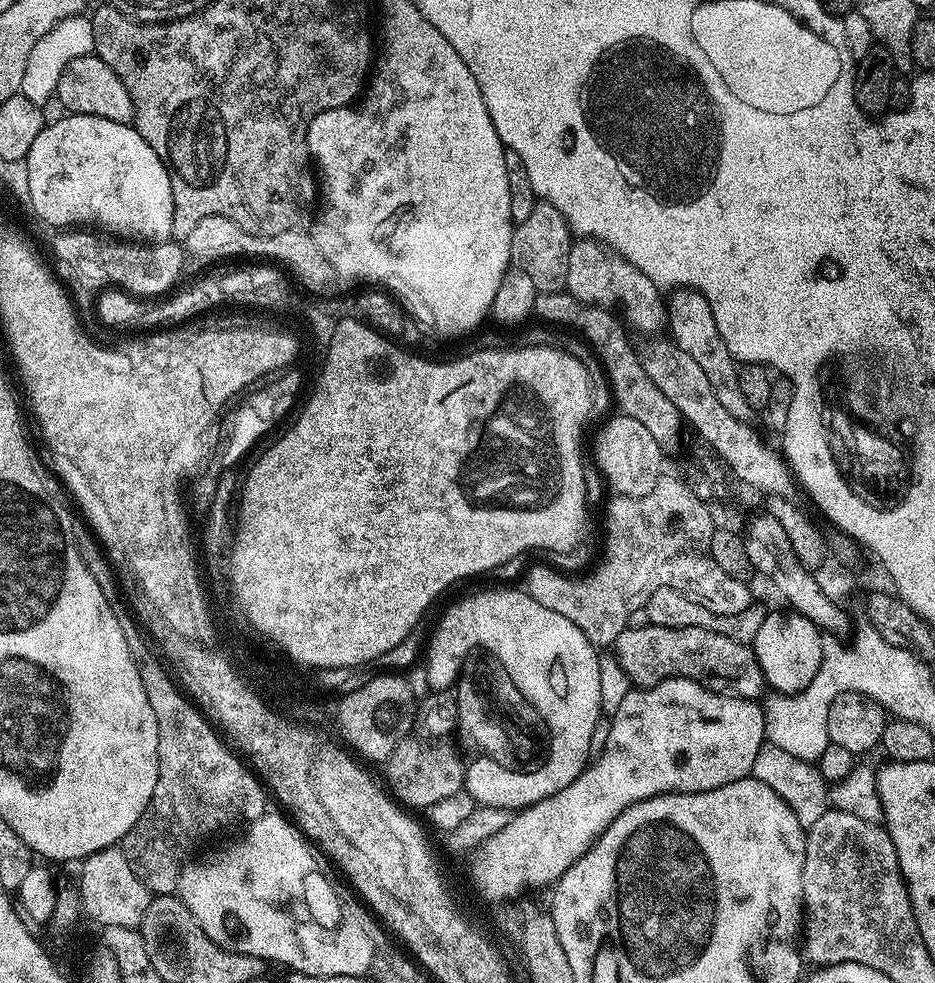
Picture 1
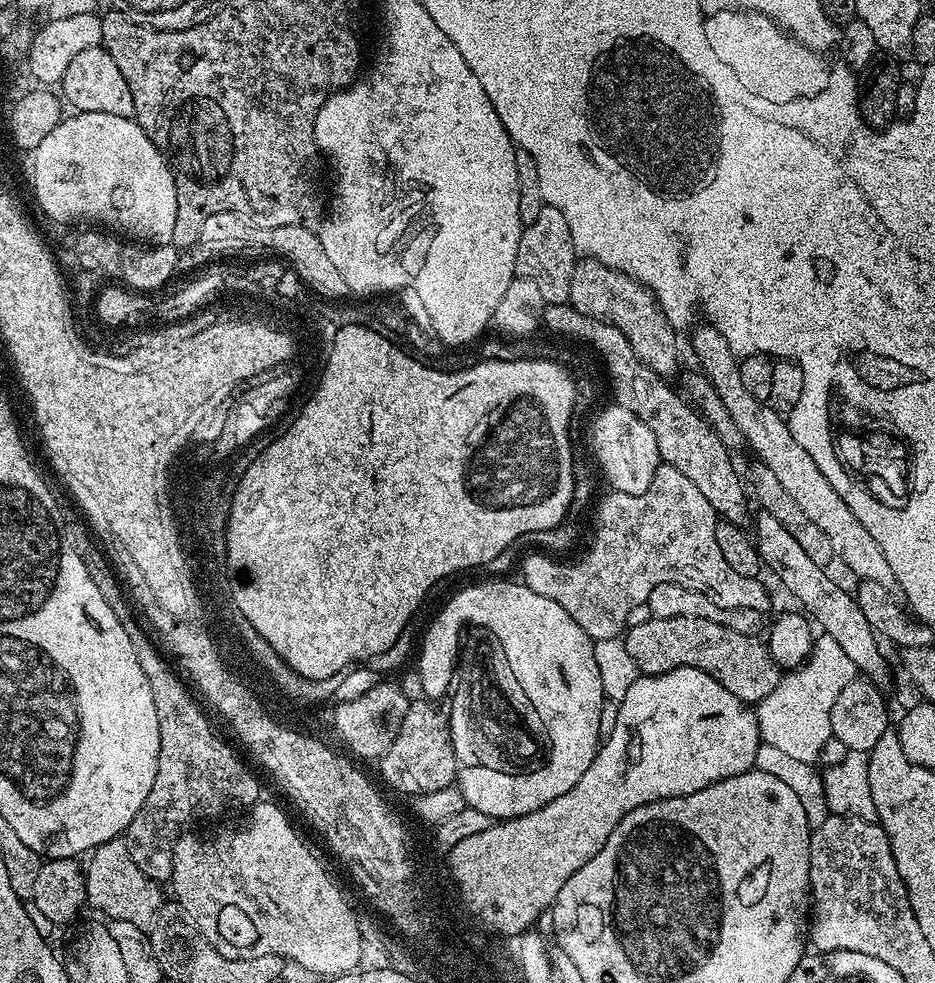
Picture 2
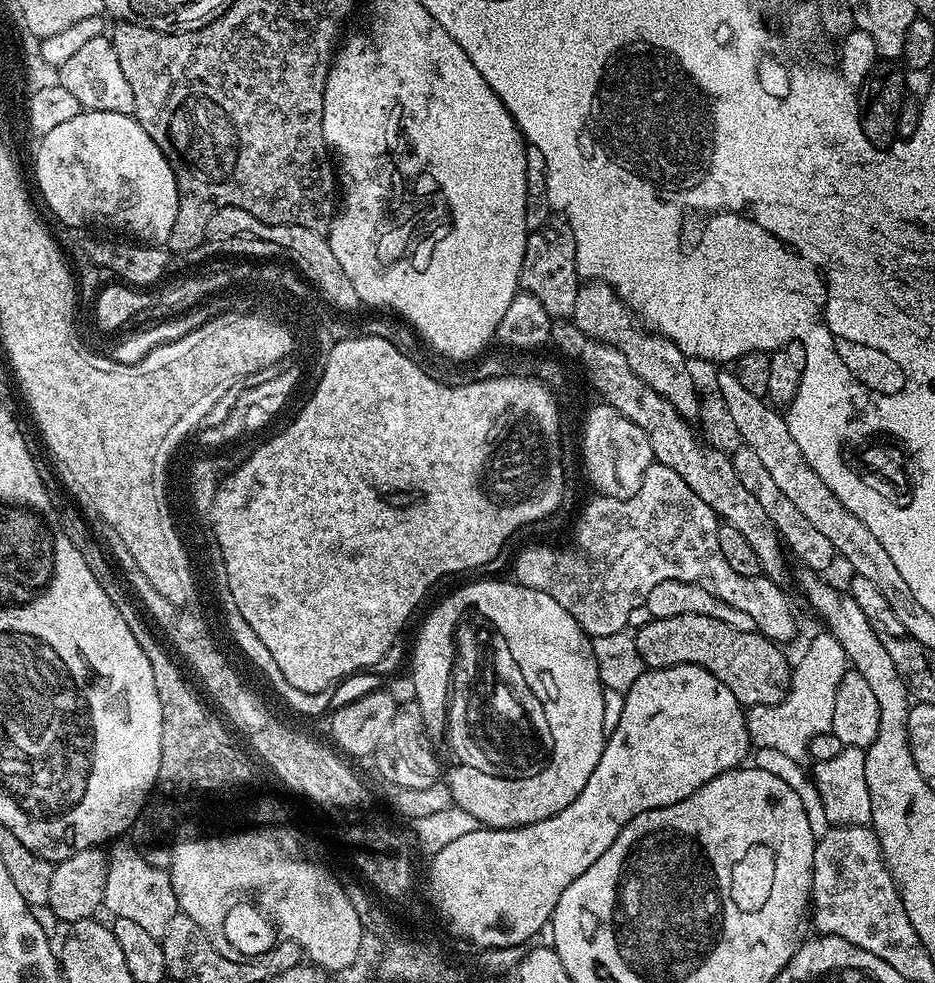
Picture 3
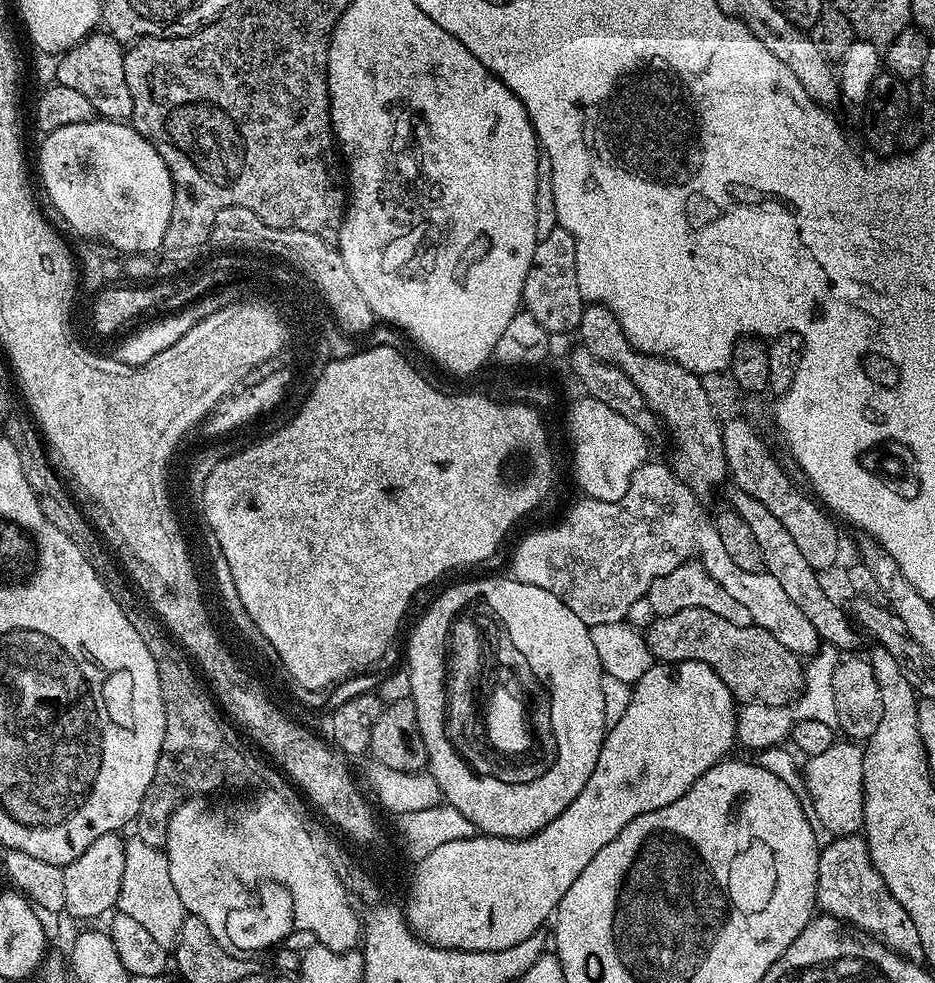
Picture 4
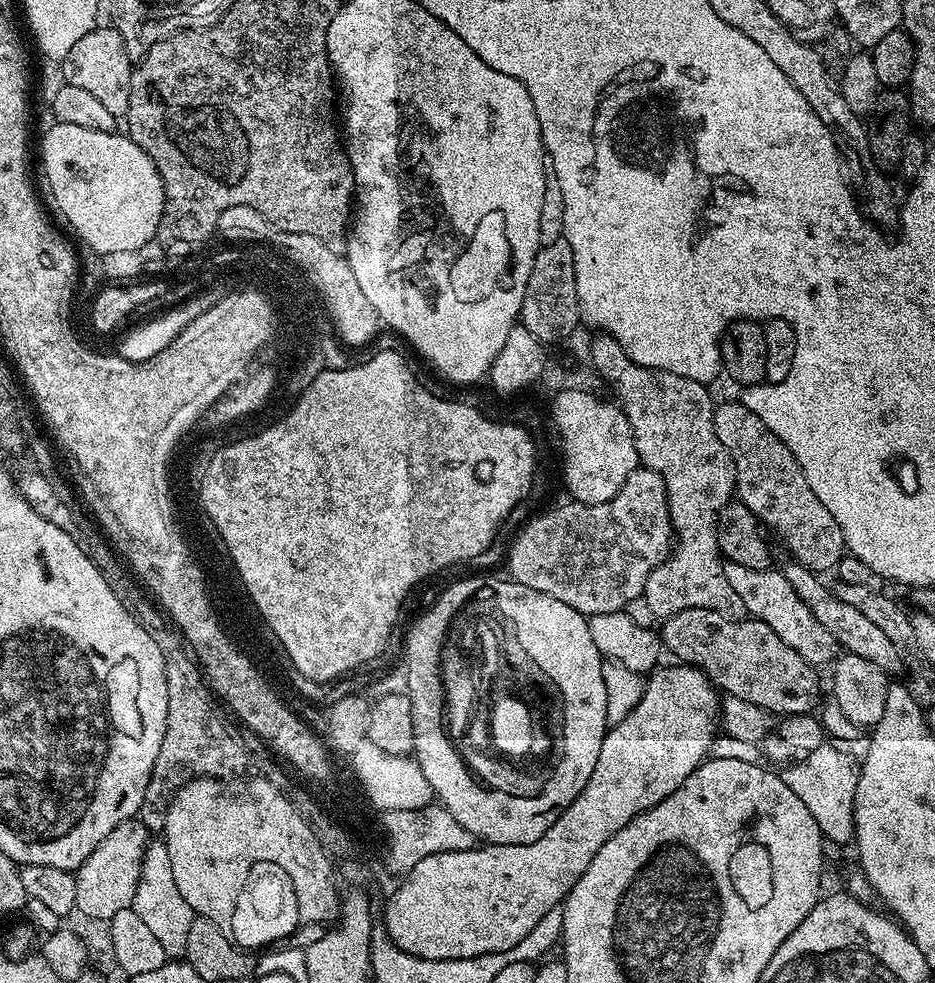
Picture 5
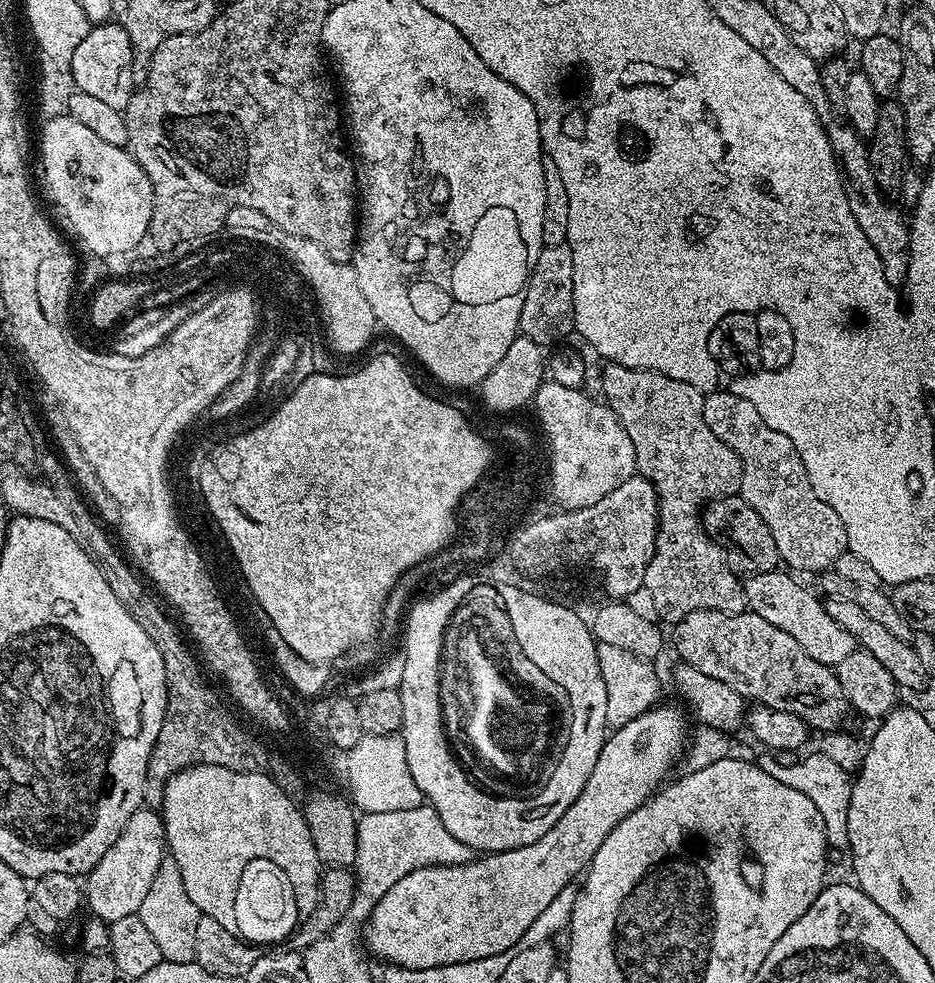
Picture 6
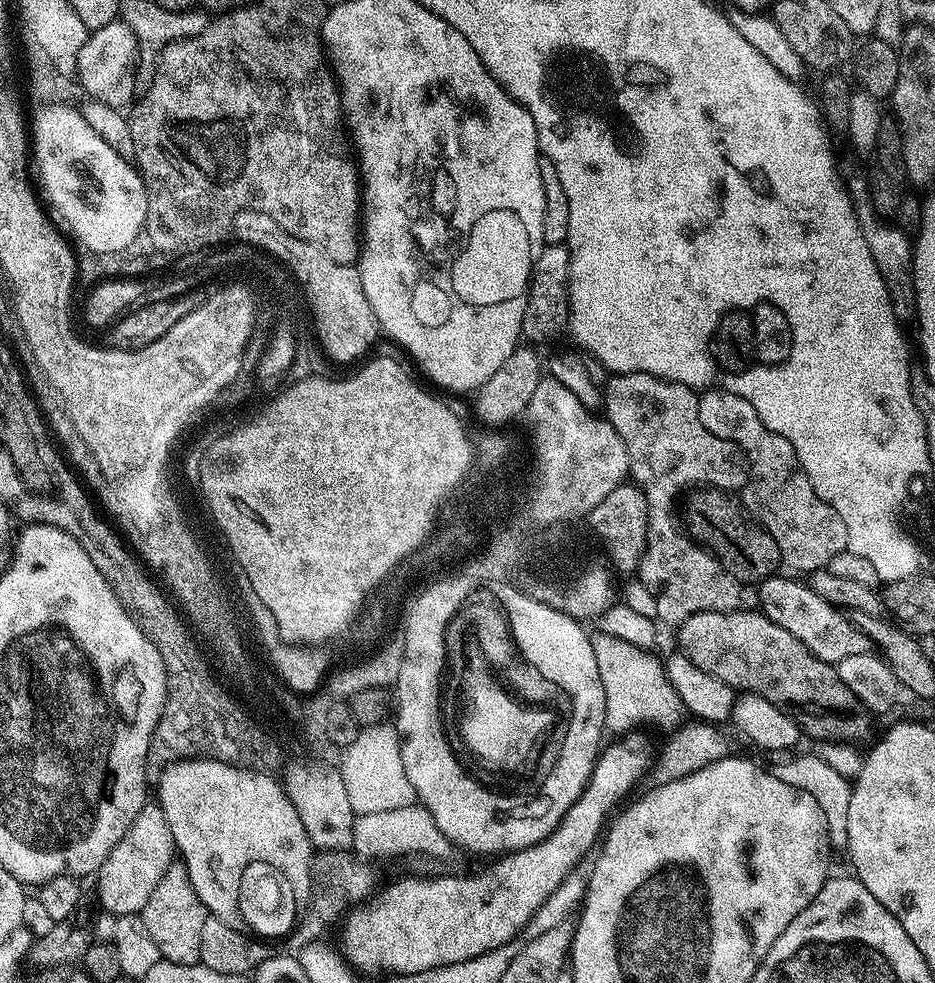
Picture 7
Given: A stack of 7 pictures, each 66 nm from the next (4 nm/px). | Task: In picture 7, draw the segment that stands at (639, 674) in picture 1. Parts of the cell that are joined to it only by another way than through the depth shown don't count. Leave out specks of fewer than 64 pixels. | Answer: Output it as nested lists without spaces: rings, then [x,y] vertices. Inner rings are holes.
[[[744,611],[704,612],[686,618],[678,626],[683,659],[694,662],[706,674],[714,674],[714,678],[722,678],[733,690],[757,692],[774,702],[774,706],[800,704],[800,696],[816,696],[816,688],[820,688],[820,700],[840,692],[840,675],[833,665],[822,662],[790,630],[782,630],[778,622],[770,622],[763,612]]]

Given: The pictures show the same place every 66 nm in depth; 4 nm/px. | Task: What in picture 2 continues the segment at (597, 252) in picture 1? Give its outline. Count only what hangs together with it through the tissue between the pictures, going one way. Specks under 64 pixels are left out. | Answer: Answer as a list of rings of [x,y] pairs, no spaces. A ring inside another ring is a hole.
[[[581,259],[574,270],[574,282],[570,282],[568,303],[582,314],[616,324],[618,330],[626,334],[634,354],[638,354],[638,358],[650,370],[654,370],[654,374],[665,378],[677,375],[676,367],[680,364],[680,352],[676,349],[677,333],[664,317],[654,293],[633,276],[614,270],[601,260]]]

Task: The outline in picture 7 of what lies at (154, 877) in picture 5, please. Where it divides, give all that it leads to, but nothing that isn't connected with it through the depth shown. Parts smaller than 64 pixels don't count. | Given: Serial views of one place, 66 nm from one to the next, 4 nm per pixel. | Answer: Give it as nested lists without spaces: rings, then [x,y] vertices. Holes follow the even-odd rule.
[[[174,862],[169,866],[154,894],[150,894],[150,902],[146,902],[142,915],[146,922],[146,931],[154,937],[163,959],[182,964],[200,963],[202,926],[210,913],[194,895],[190,874],[182,862]]]

